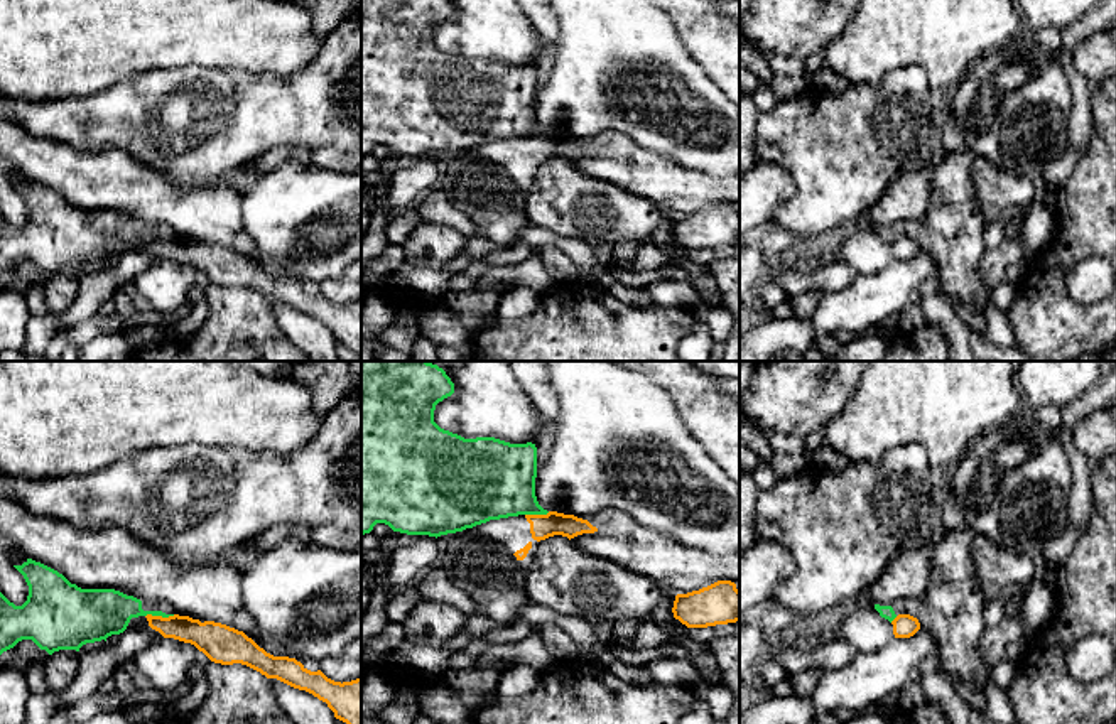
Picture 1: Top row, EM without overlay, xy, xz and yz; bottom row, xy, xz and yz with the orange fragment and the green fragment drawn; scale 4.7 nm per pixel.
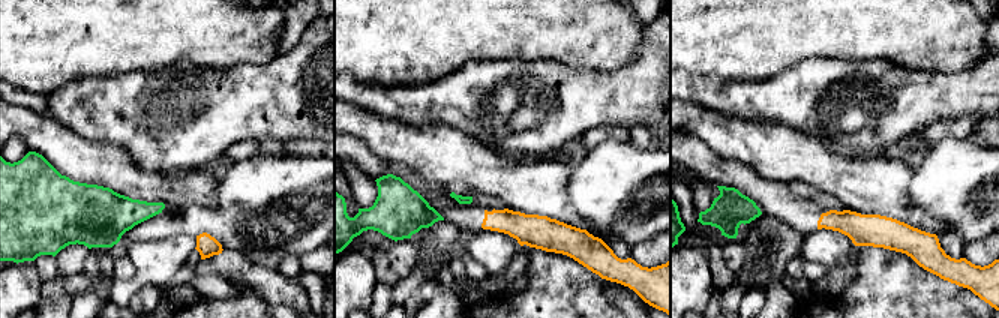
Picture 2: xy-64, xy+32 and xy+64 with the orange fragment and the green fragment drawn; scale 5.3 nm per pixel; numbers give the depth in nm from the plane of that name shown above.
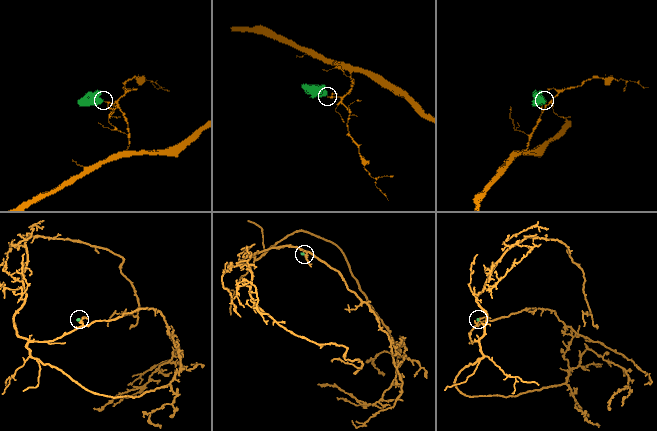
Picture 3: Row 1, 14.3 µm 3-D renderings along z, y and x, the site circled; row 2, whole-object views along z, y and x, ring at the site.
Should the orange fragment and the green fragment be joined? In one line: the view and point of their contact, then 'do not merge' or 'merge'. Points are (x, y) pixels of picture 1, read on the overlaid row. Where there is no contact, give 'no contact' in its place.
xy (159, 616) | do not merge

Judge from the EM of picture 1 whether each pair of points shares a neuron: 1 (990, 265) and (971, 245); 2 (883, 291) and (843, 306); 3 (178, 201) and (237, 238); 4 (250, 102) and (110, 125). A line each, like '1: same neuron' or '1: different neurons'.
1: different neurons
2: same neuron
3: same neuron
4: same neuron

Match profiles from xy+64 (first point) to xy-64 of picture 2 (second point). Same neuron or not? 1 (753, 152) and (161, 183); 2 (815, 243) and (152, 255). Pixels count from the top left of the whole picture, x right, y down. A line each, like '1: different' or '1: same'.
1: same
2: same

